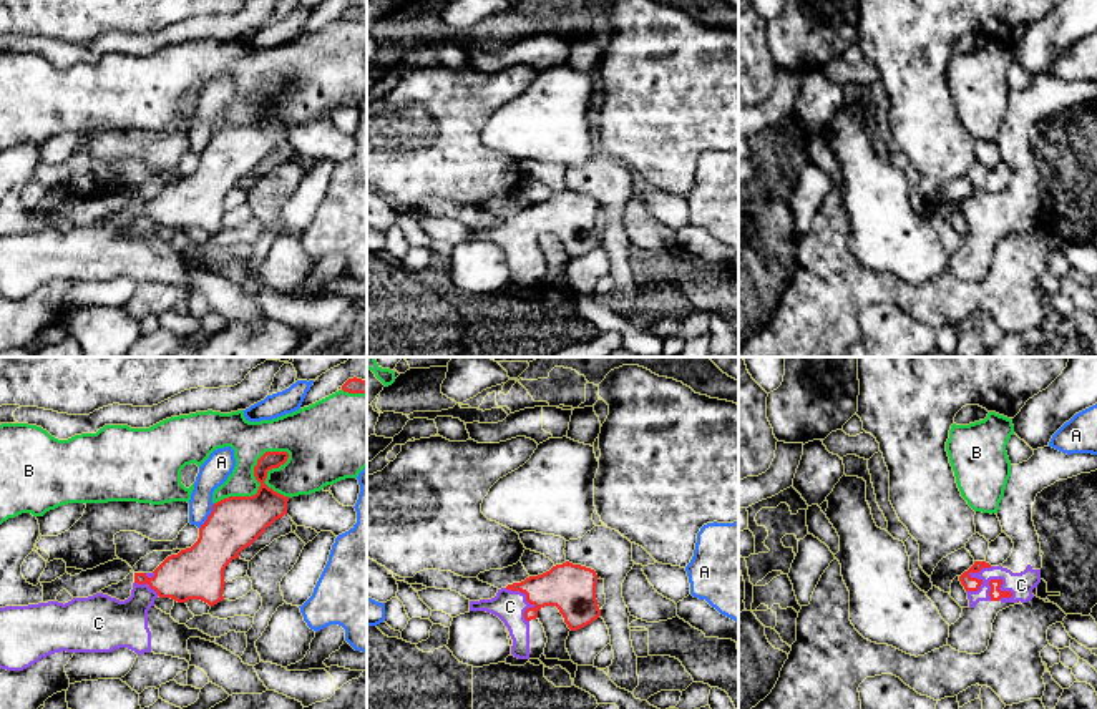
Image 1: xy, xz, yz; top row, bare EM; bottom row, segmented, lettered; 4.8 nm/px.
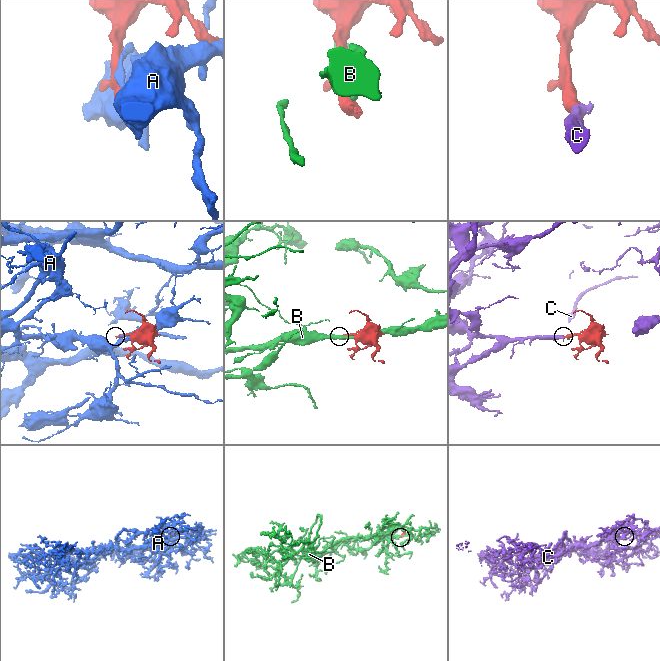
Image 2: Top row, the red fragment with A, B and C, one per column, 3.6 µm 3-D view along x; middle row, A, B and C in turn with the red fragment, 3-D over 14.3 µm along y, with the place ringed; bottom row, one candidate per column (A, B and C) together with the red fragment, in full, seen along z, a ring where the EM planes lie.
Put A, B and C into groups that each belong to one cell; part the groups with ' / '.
A / B / C

